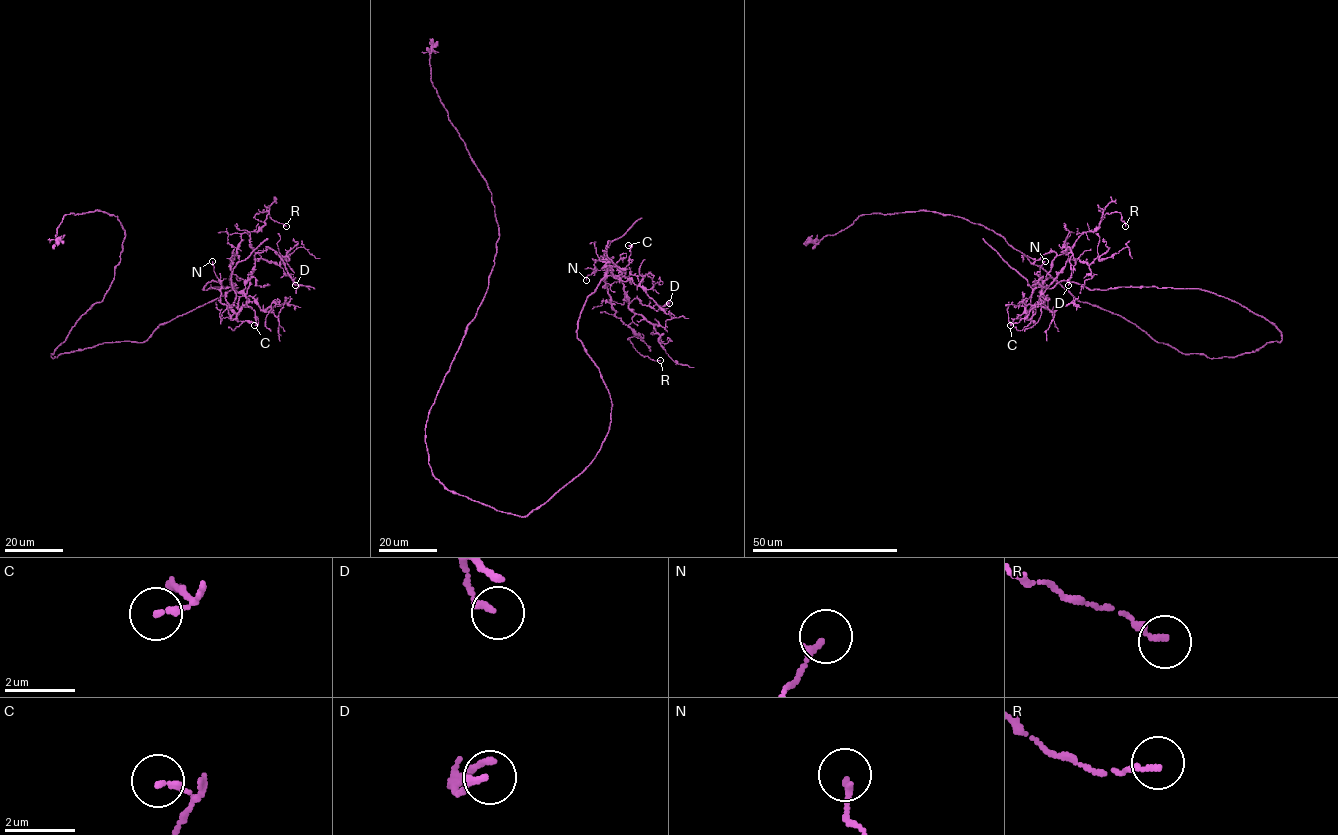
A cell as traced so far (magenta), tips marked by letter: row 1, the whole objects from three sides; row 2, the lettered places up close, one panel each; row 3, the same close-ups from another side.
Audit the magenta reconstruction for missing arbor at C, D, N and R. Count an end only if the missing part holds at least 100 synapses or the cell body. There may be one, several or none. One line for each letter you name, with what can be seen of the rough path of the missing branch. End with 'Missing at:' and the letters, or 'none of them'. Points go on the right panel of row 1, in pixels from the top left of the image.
Missing at: none of them

